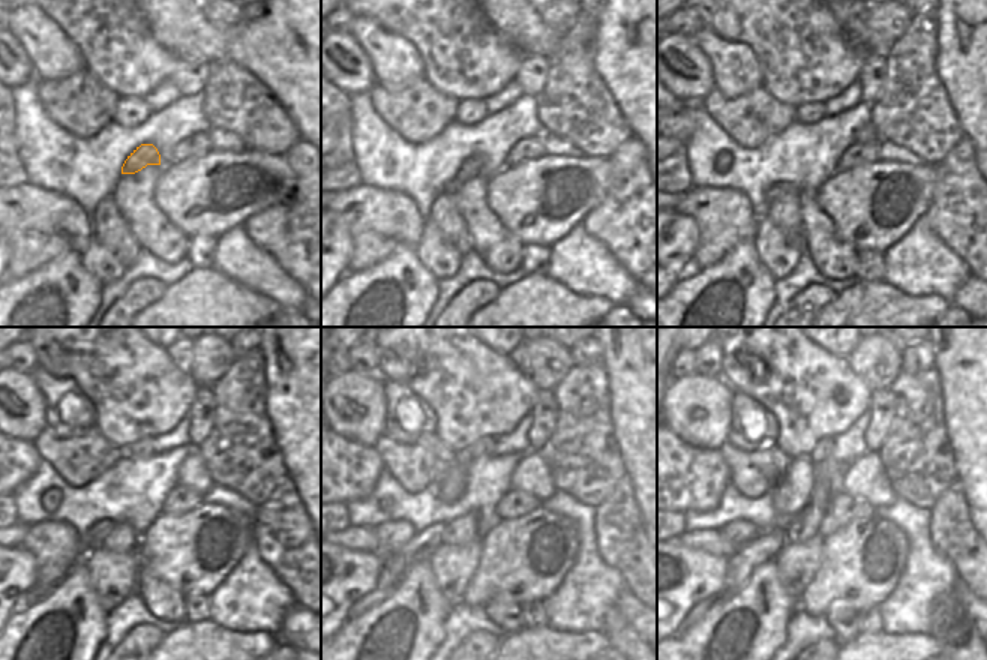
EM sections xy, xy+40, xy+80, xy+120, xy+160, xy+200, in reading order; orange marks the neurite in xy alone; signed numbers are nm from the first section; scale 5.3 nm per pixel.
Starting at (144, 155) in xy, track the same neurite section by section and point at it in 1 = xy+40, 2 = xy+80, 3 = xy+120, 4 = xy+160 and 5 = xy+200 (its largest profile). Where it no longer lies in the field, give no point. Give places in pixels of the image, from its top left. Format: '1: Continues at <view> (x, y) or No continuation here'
1: Continues at xy+40 (470, 168)
2: Continues at xy+80 (776, 191)
3: Continues at xy+120 (90, 540)
4: Continues at xy+160 (422, 546)
5: Continues at xy+200 (767, 543).

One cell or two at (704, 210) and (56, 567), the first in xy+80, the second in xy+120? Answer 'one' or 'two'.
one

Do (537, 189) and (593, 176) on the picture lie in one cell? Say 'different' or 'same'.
same

